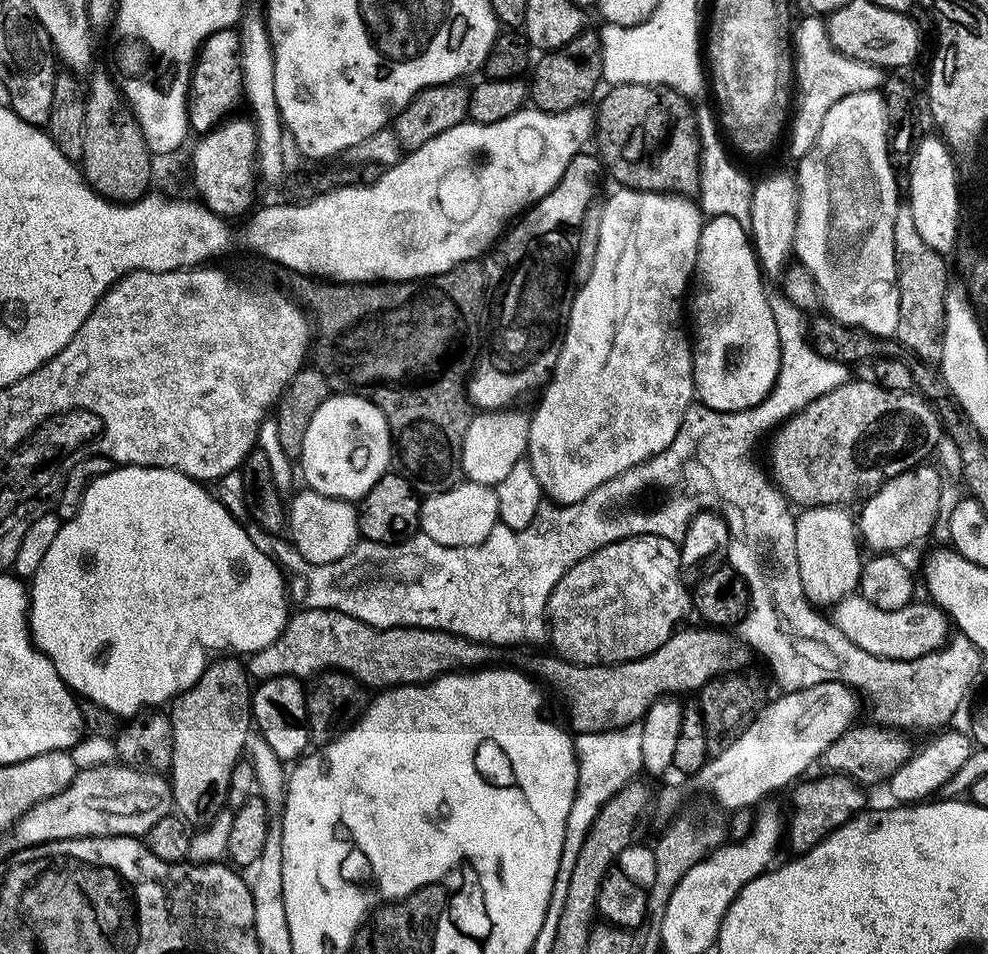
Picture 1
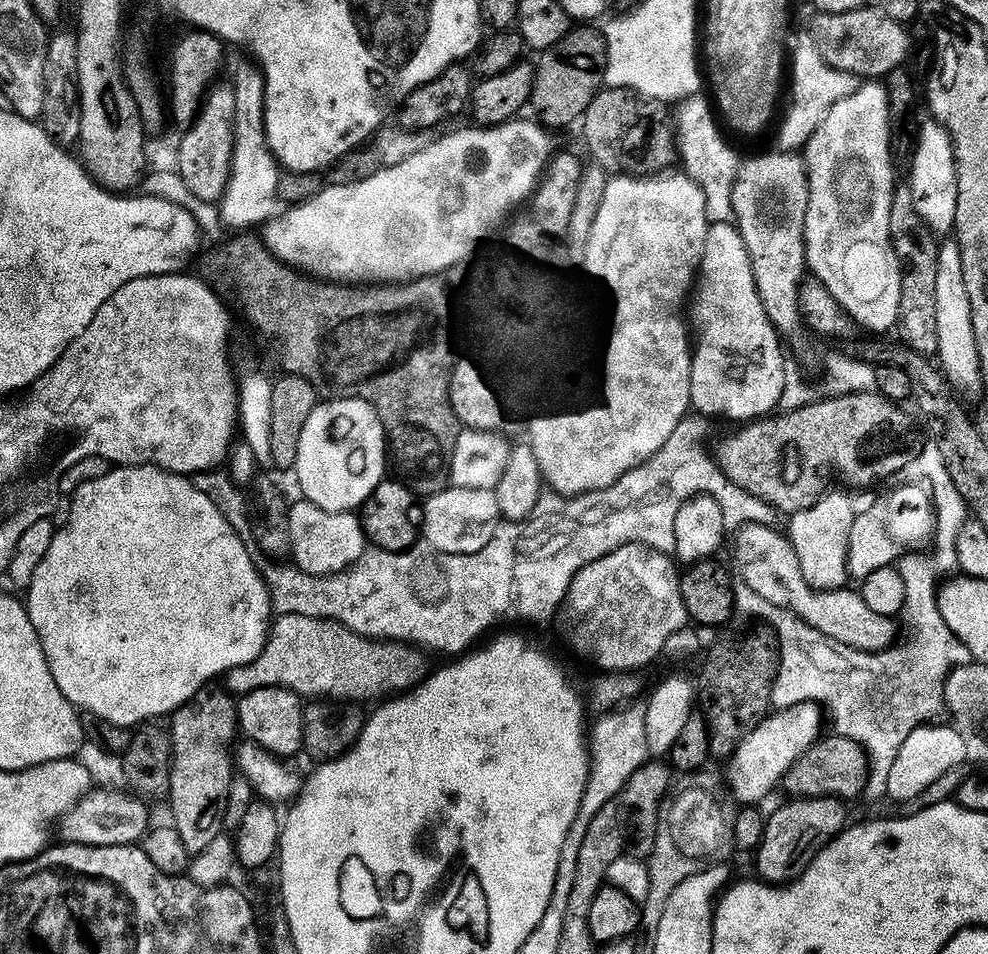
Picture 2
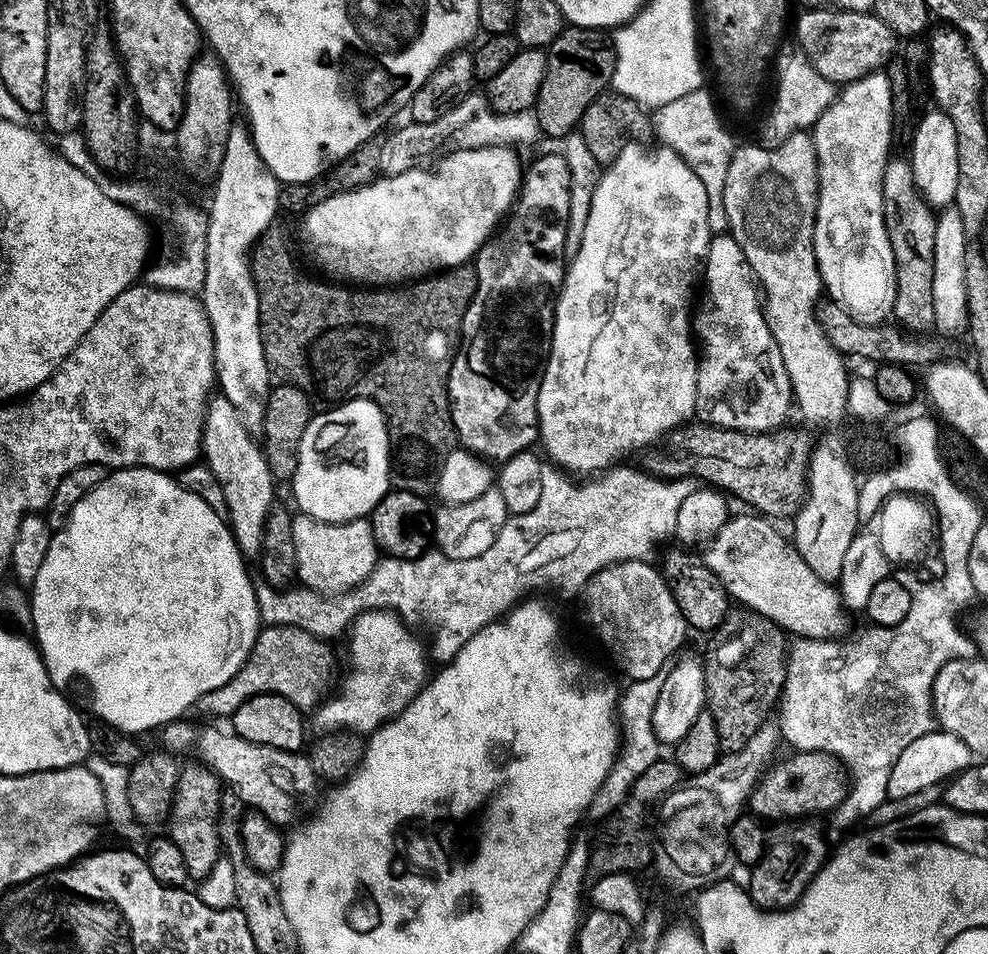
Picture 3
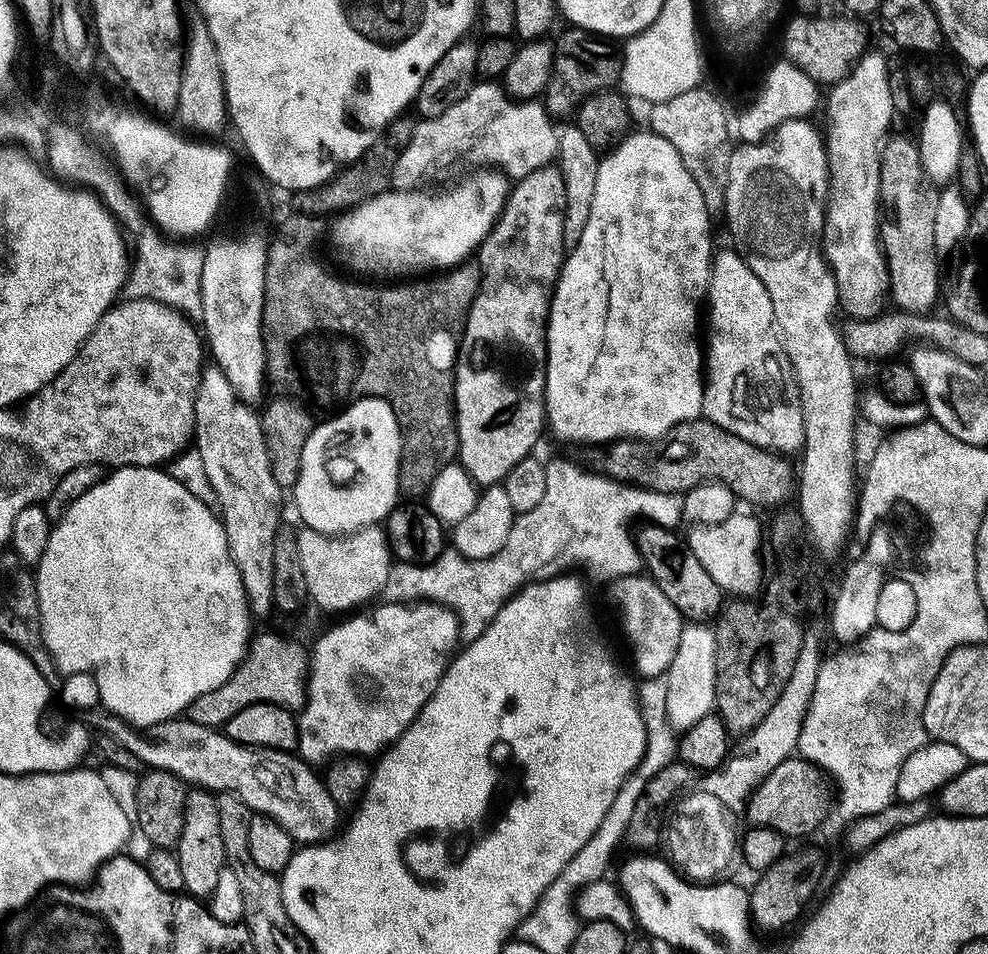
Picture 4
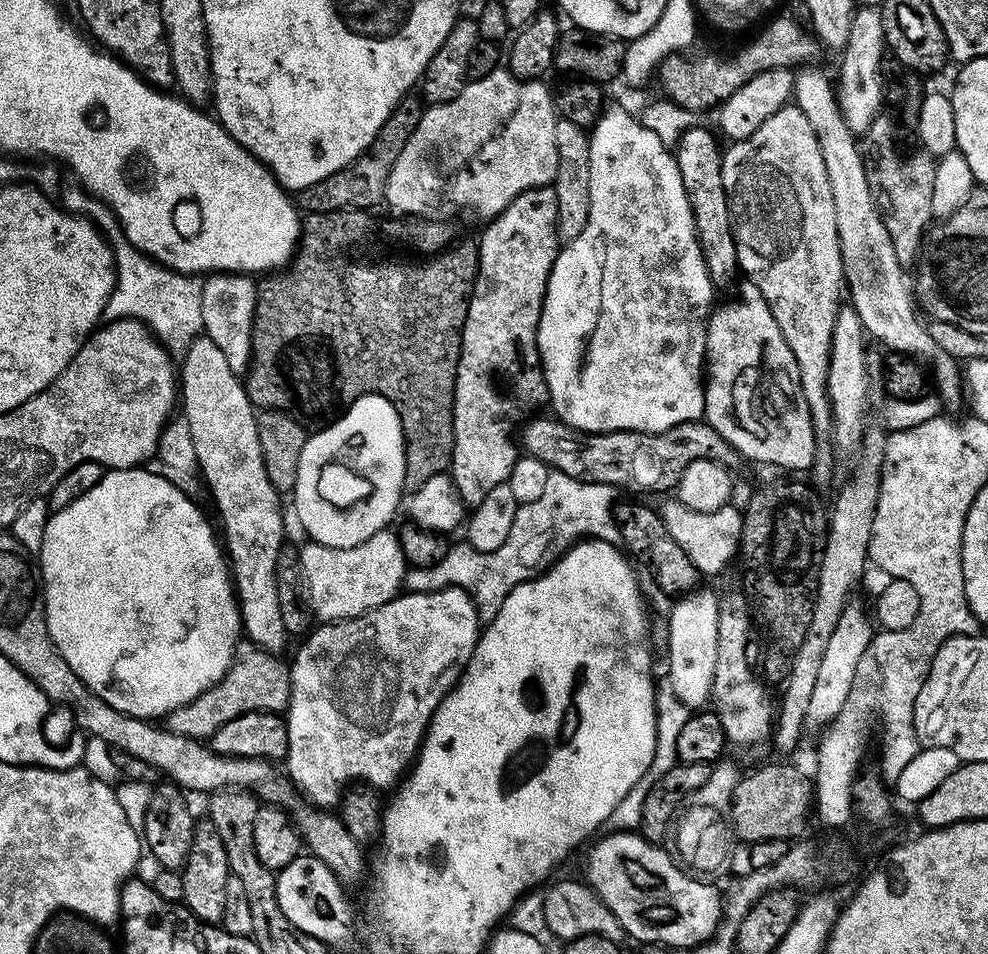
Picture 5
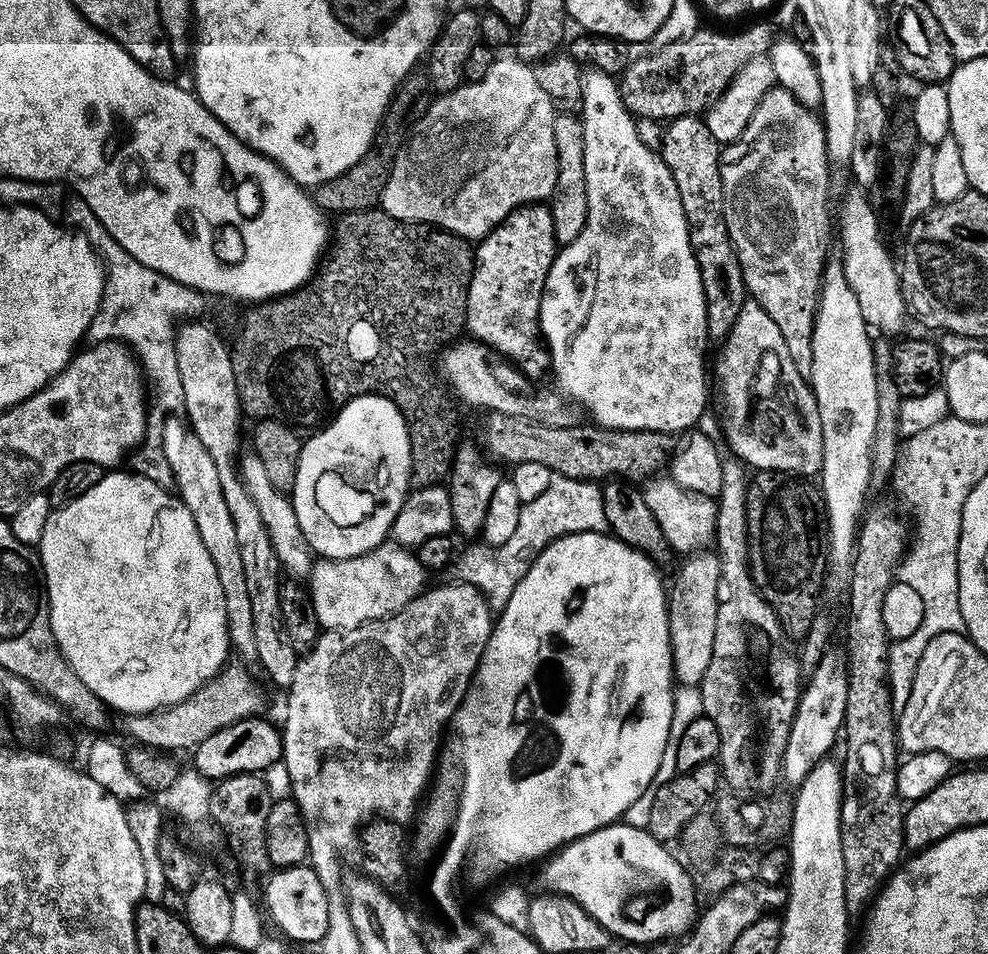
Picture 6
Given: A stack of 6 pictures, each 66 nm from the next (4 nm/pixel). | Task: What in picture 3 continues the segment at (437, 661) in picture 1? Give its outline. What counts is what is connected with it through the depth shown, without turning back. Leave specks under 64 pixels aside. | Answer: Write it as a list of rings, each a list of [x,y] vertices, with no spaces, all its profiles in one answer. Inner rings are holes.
[[[286,624],[261,627],[238,674],[234,674],[234,678],[230,678],[226,686],[218,686],[218,690],[202,694],[195,707],[208,716],[230,718],[238,710],[238,706],[242,706],[242,702],[258,694],[278,694],[294,702],[296,708],[315,709],[329,691],[328,683],[332,680],[332,652],[314,633],[307,632],[306,629],[304,626]]]

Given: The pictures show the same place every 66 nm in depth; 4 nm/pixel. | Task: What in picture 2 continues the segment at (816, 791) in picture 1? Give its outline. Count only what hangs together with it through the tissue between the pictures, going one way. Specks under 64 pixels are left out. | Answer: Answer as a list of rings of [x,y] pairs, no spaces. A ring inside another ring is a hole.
[[[801,796],[799,798],[788,798],[785,799],[785,804],[780,804],[776,809],[771,813],[770,811],[767,813],[765,822],[764,822],[764,837],[760,840],[760,847],[755,849],[754,856],[756,856],[756,872],[755,875],[759,877],[759,879],[763,880],[766,884],[775,884],[777,886],[783,886],[785,884],[791,884],[792,881],[797,880],[799,876],[802,875],[803,872],[810,866],[813,859],[815,859],[816,855],[824,849],[833,838],[837,836],[837,834],[845,828],[845,826],[849,823],[850,817],[848,817],[848,808],[843,799],[838,796]]]

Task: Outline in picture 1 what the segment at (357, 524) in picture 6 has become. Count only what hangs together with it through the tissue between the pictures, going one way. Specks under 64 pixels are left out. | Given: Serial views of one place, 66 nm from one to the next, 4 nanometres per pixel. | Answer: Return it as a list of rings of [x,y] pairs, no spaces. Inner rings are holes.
[[[332,394],[314,410],[314,418],[310,418],[310,426],[306,426],[298,468],[304,471],[304,480],[308,483],[305,485],[311,491],[356,502],[389,471],[388,459],[393,456],[392,433],[380,408],[363,396]]]

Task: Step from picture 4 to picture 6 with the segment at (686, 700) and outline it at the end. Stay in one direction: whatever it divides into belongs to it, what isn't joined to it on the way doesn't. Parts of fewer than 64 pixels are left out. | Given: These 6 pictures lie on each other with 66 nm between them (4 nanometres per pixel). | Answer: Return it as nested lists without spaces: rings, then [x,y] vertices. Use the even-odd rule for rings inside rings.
[[[701,550],[691,553],[688,560],[680,568],[672,588],[667,593],[668,625],[670,626],[670,642],[672,643],[672,671],[675,679],[684,684],[699,685],[706,674],[706,666],[710,666],[710,650],[714,646],[714,622],[718,618],[718,586],[720,585],[720,558],[715,551]]]

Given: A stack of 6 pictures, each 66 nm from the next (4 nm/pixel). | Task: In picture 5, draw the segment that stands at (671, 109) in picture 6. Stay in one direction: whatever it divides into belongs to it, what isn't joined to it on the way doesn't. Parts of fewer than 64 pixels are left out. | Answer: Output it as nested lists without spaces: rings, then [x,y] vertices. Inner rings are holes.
[[[782,14],[777,20],[769,19],[764,29],[760,32],[757,40],[749,42],[745,48],[737,50],[733,56],[688,56],[692,54],[677,54],[675,56],[667,56],[660,63],[658,69],[658,80],[660,76],[660,88],[665,97],[671,100],[673,104],[681,104],[683,108],[688,108],[691,112],[697,114],[703,113],[703,108],[715,109],[724,103],[725,100],[736,93],[750,78],[754,78],[760,72],[765,72],[771,68],[787,68],[789,70],[799,69],[801,66],[815,65],[816,59],[822,53],[822,45],[815,35],[803,23],[794,21],[788,14]]]

